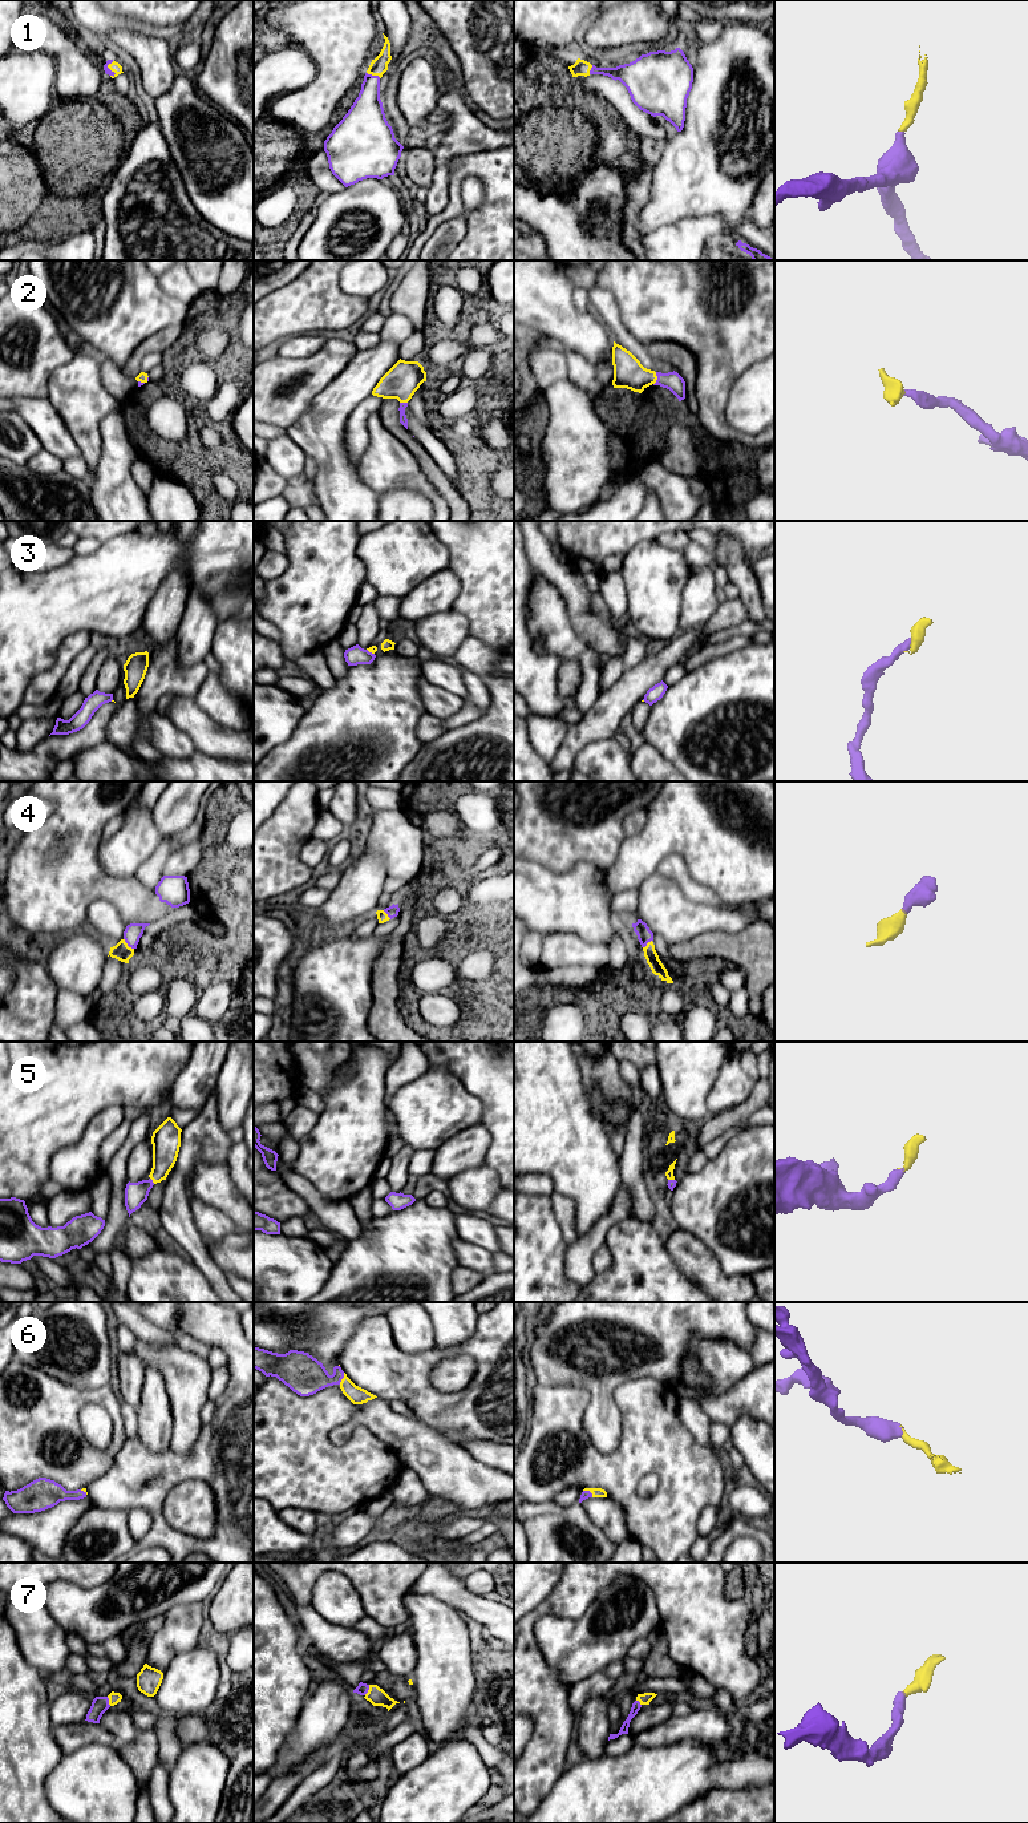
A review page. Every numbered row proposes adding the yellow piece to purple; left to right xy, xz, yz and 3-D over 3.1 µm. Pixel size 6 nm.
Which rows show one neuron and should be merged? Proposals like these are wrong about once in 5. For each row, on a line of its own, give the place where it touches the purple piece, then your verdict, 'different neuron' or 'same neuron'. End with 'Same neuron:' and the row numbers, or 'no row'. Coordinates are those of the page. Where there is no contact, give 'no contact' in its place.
1: xz (373, 76) | same neuron
2: yz (658, 379) | same neuron
3: xz (371, 653) | different neuron
4: xy (128, 945) | same neuron
5: xy (152, 1180) | same neuron
6: xz (343, 1377) | same neuron
7: xz (368, 1689) | same neuron
Same neuron: 1, 2, 4, 5, 6, 7

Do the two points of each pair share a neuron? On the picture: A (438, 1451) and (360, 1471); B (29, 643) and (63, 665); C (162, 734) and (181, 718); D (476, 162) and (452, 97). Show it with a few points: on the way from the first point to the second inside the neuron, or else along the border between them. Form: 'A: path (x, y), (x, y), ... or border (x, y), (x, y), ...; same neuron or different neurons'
A: border (379, 1438), (393, 1450), (404, 1467); different neurons
B: border (73, 634), (60, 645), (56, 661), (31, 679); different neurons
C: border (165, 714), (190, 738), (194, 747); different neurons
D: border (500, 146), (456, 158), (450, 164), (449, 174); different neurons

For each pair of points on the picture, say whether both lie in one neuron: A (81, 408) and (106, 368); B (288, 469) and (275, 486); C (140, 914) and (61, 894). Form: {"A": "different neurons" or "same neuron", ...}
{"A": "different neurons", "B": "different neurons", "C": "same neuron"}

